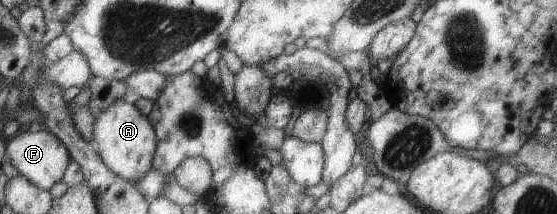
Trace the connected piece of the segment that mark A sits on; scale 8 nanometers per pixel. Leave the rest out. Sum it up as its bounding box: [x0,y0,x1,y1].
[92,98,156,185]

